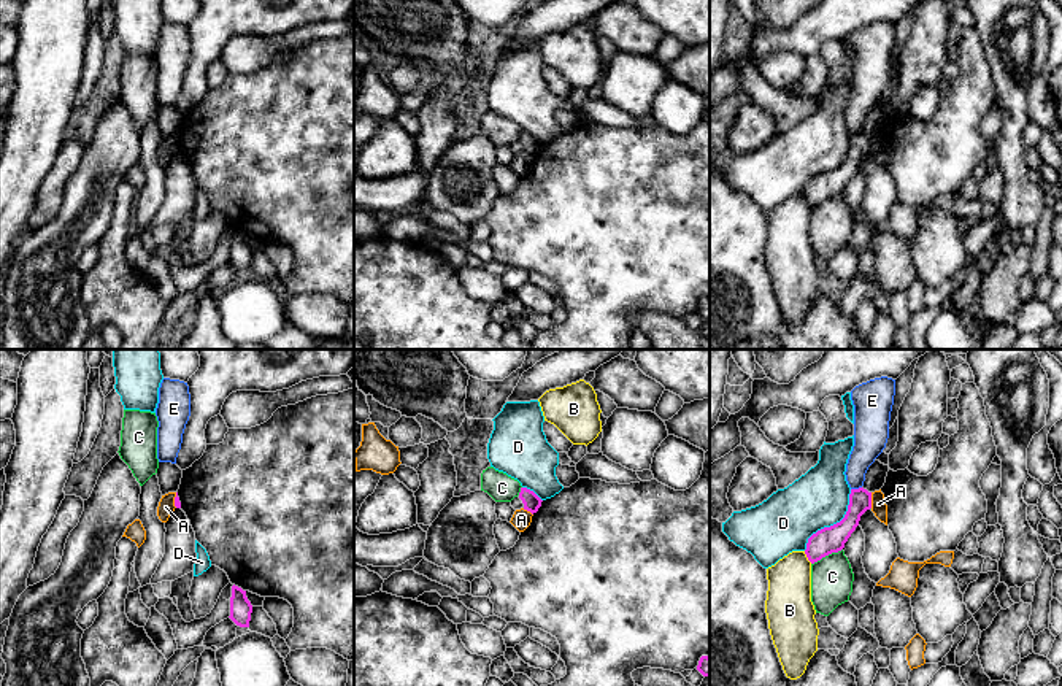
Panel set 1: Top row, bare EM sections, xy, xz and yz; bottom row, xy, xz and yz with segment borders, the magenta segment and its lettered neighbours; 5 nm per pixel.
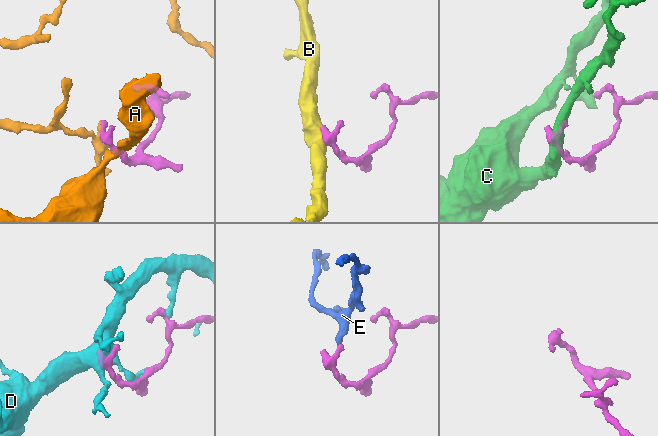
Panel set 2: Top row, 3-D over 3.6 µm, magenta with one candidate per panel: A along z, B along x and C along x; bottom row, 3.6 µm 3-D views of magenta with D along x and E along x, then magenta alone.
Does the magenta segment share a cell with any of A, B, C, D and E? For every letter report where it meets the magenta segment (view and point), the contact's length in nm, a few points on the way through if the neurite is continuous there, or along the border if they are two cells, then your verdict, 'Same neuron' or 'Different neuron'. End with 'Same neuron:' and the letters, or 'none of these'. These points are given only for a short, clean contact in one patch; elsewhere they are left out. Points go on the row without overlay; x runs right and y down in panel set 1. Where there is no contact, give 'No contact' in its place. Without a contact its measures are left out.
A: Touches magenta at yz (870, 145). Shared border 80 nm. Boundary: yz (870, 137), (872, 151). Different neuron
B: Touches magenta at yz (807, 200). Shared border 80 nm. Boundary: yz (804, 196), (811, 207). Different neuron
C: Touches magenta at yz (826, 199). Shared border 180 nm. Different neuron
D: Touches magenta at yz (834, 169). Shared border 400 nm. Different neuron
E: Touches magenta at yz (856, 134). Shared border 60 nm. Boundary: yz (861, 131), (851, 134). Different neuron
Same neuron: none of these

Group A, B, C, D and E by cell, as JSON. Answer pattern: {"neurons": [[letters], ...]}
{"neurons": [["A"], ["B"], ["C"], ["D"], ["E"]]}

